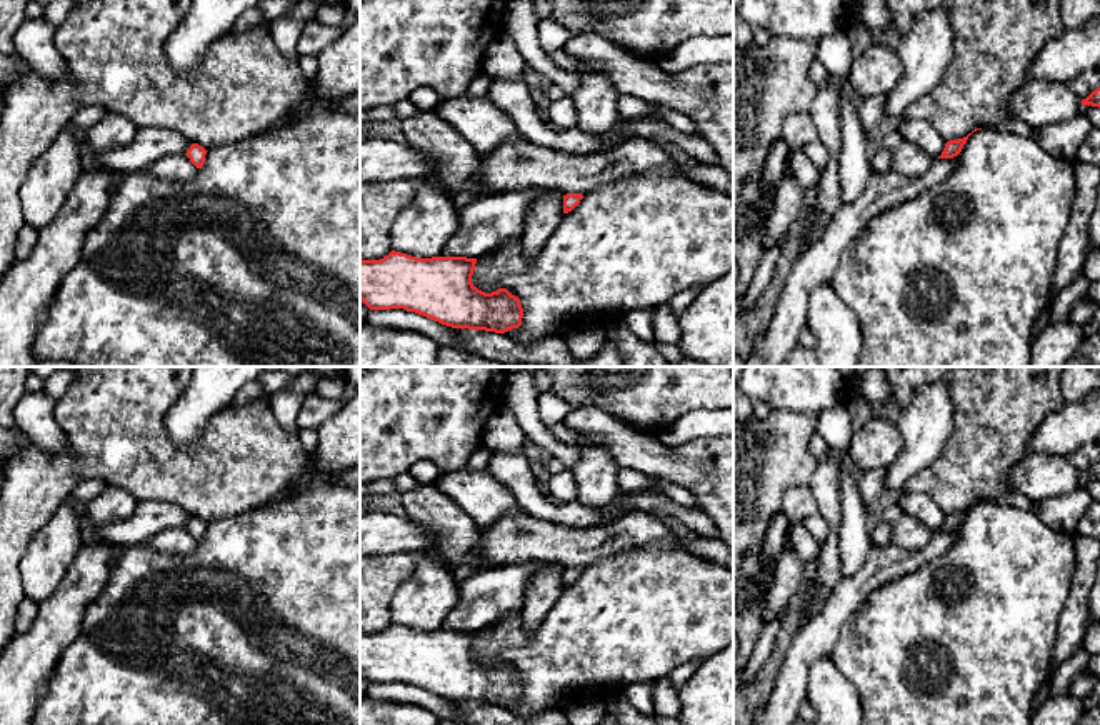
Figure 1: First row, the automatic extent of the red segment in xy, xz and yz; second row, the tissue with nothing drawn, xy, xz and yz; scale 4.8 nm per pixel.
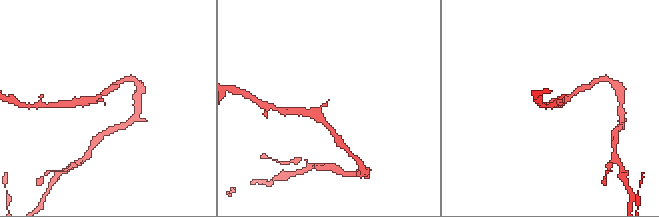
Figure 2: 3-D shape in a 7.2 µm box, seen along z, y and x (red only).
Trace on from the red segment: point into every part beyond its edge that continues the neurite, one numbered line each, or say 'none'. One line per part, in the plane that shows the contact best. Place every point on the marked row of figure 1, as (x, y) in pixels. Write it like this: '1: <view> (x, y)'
none

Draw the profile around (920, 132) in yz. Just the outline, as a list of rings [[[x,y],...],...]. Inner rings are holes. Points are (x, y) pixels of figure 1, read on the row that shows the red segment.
[[[902,118],[898,132],[903,142],[912,142],[918,145],[925,153],[933,158],[942,155],[947,143],[942,135],[935,130],[935,127],[928,120],[922,118]]]

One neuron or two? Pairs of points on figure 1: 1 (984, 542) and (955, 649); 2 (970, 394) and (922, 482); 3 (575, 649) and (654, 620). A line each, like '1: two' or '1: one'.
1: one
2: one
3: one

